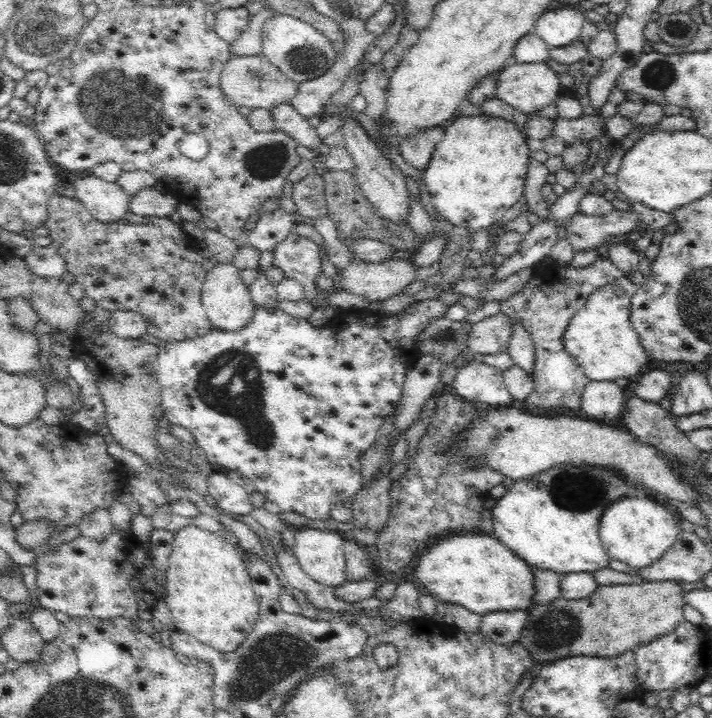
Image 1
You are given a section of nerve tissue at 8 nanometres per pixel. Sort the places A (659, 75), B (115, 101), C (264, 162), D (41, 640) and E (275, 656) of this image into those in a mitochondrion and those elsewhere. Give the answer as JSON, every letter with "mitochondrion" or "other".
{"A":"mitochondrion","B":"mitochondrion","C":"mitochondrion","D":"other","E":"mitochondrion"}

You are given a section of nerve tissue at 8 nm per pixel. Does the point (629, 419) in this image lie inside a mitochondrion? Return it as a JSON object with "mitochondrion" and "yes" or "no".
{"mitochondrion":"no"}

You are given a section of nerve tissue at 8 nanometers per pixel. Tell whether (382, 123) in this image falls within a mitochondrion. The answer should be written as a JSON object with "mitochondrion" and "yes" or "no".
{"mitochondrion":"no"}

